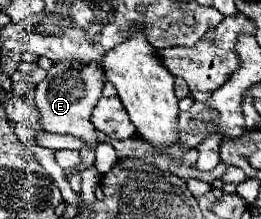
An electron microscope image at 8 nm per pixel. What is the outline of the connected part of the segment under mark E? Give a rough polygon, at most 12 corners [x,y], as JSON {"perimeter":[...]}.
{"perimeter":[[53,64],[33,106],[45,132],[99,140],[101,66]]}

